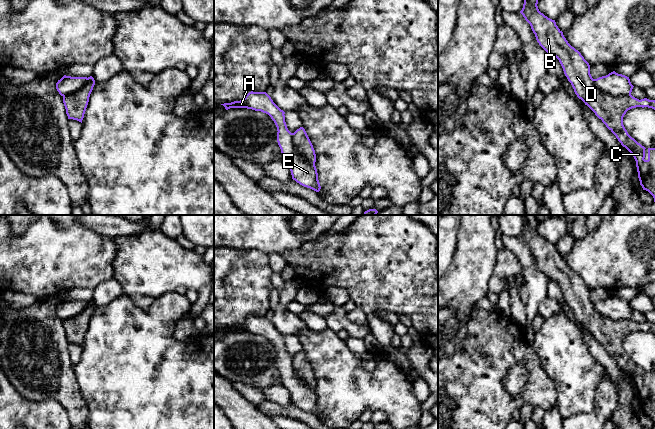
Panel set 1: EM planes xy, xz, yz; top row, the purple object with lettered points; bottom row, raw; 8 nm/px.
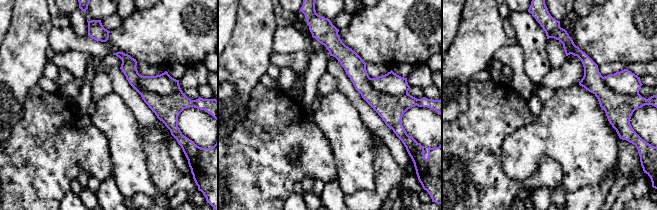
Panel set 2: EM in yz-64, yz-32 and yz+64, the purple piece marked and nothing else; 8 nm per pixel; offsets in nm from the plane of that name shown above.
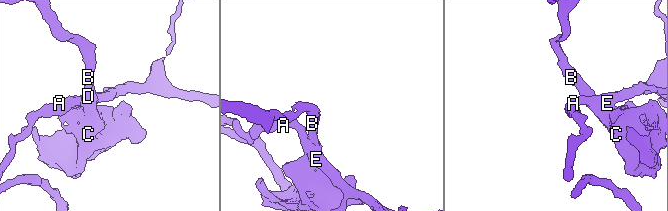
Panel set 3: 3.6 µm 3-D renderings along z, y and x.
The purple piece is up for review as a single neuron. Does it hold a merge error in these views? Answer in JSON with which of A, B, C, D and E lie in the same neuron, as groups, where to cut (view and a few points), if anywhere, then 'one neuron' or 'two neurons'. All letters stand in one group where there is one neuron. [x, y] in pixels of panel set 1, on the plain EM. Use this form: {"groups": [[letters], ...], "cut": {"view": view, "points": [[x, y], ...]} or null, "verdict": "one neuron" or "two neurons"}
{"groups": [["A", "E"], ["B", "C", "D"]], "cut": {"view": "yz", "points": [[593, 303], [593, 307], [607, 317], [630, 319]]}, "verdict": "two neurons"}

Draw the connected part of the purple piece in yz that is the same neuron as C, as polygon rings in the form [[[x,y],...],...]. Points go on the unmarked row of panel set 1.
[[[522,215],[523,232],[520,237],[530,248],[539,269],[550,279],[556,281],[571,307],[575,318],[587,329],[618,365],[634,381],[638,402],[643,414],[648,415],[655,426],[655,372],[648,372],[645,384],[645,371],[632,362],[623,349],[626,336],[636,331],[655,334],[655,324],[637,323],[632,319],[613,320],[599,314],[590,298],[590,289],[581,277],[572,271],[563,256],[552,244],[538,233],[538,220],[535,215]]]

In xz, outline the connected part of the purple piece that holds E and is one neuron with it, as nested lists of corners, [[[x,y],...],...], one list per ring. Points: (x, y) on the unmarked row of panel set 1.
[[[249,316],[244,323],[221,328],[230,332],[247,332],[268,338],[277,351],[277,366],[281,373],[282,384],[288,389],[292,403],[300,409],[316,416],[321,413],[315,388],[305,385],[292,366],[292,357],[285,346],[285,336],[281,334],[266,316]]]

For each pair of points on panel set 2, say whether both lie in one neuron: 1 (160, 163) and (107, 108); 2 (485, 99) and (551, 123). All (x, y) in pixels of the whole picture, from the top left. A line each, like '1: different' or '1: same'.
1: different
2: different

